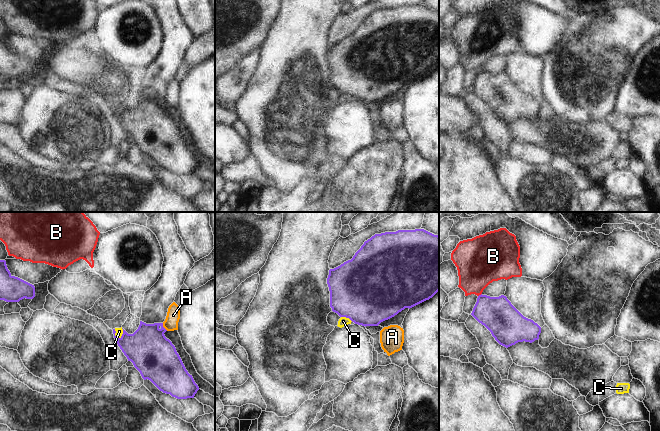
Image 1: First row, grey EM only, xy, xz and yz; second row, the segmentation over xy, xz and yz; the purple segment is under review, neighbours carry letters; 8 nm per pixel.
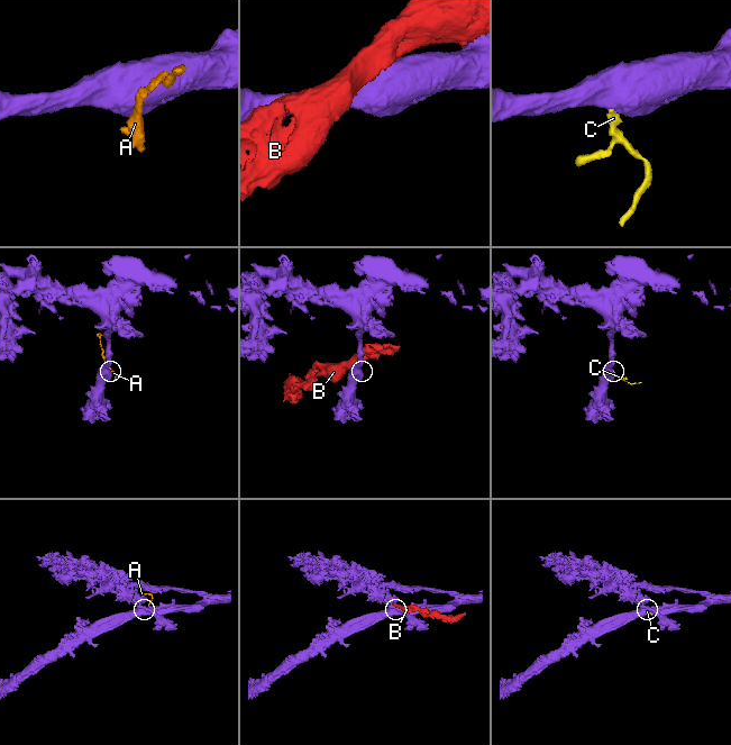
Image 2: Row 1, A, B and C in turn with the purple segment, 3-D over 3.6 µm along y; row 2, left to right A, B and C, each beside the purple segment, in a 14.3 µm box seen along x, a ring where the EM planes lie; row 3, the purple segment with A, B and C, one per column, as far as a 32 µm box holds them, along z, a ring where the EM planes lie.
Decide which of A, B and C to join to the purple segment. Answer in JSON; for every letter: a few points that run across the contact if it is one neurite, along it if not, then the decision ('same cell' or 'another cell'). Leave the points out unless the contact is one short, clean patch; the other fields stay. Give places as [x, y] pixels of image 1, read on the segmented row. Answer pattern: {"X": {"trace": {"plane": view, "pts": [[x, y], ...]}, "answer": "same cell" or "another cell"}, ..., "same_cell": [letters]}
{"A": {"trace": {"plane": "xy", "pts": [[162, 323], [167, 330]]}, "answer": "another cell"}, "B": {"answer": "another cell"}, "C": {"trace": {"plane": "xy", "pts": [[122, 328], [122, 334], [118, 338]]}, "answer": "another cell"}, "same_cell": []}

